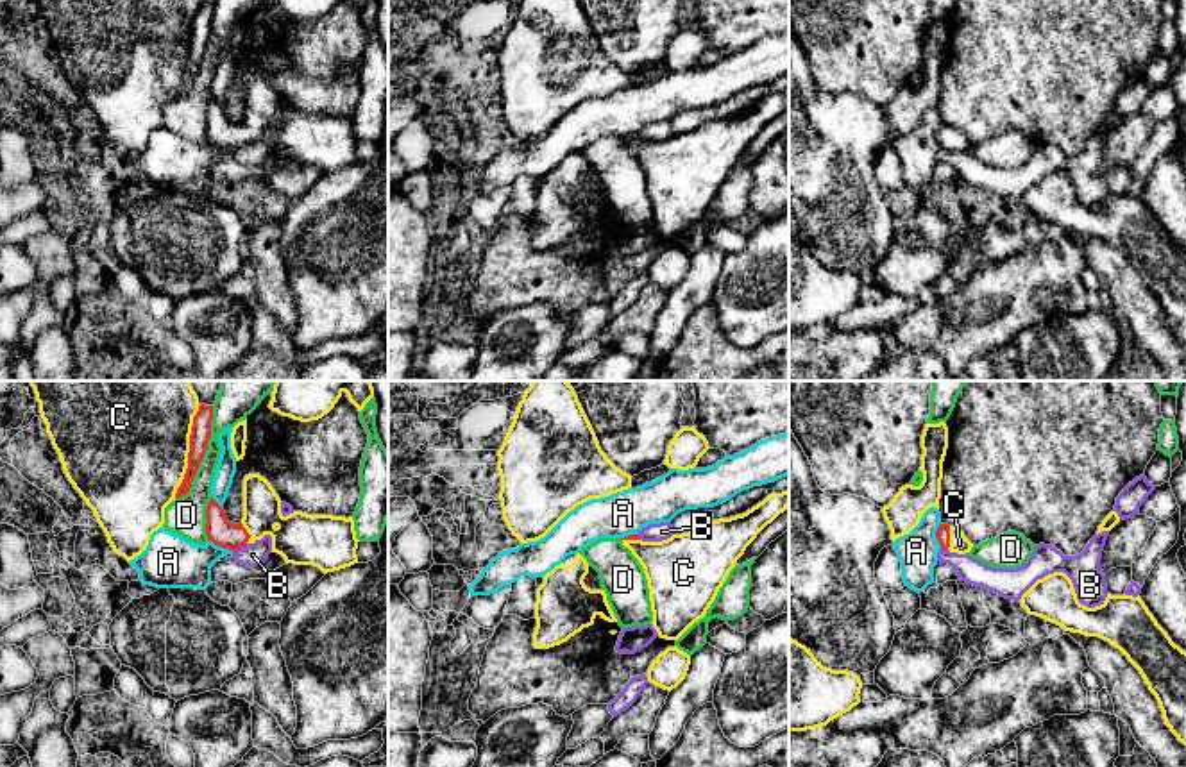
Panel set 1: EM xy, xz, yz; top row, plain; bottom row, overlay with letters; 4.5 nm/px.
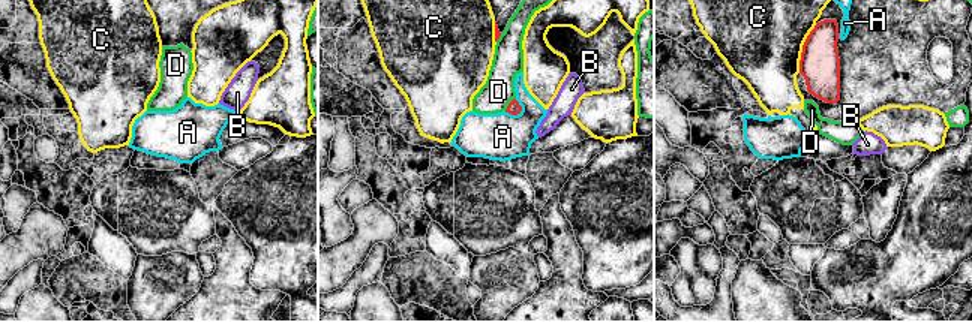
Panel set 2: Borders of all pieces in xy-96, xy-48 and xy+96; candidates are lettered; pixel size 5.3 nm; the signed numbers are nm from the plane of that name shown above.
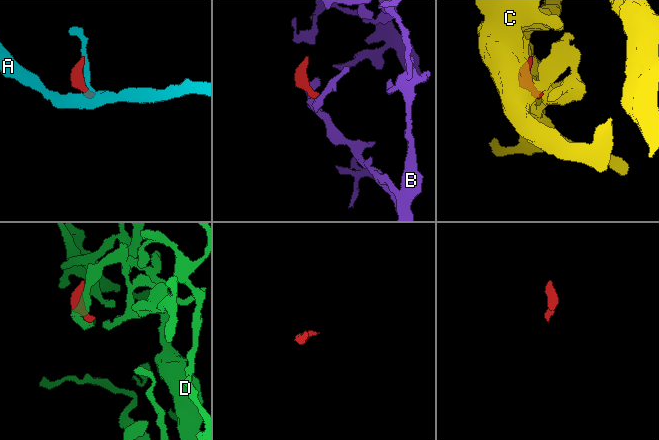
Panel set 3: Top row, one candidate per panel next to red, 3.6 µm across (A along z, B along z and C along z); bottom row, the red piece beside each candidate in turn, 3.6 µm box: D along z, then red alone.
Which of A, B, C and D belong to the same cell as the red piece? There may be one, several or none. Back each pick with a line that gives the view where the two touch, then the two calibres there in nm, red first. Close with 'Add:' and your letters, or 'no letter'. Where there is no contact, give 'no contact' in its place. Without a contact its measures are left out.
C: contact in xy; calibres 100 and 480 nm
Add: C

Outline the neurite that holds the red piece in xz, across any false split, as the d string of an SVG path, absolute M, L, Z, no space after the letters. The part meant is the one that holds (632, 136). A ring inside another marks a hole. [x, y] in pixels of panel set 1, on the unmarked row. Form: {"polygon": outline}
{"polygon": "M789 91L771 93L742 114L719 118L662 141L621 138L644 168L660 238L678 240L705 216L737 159L789 107Z"}

